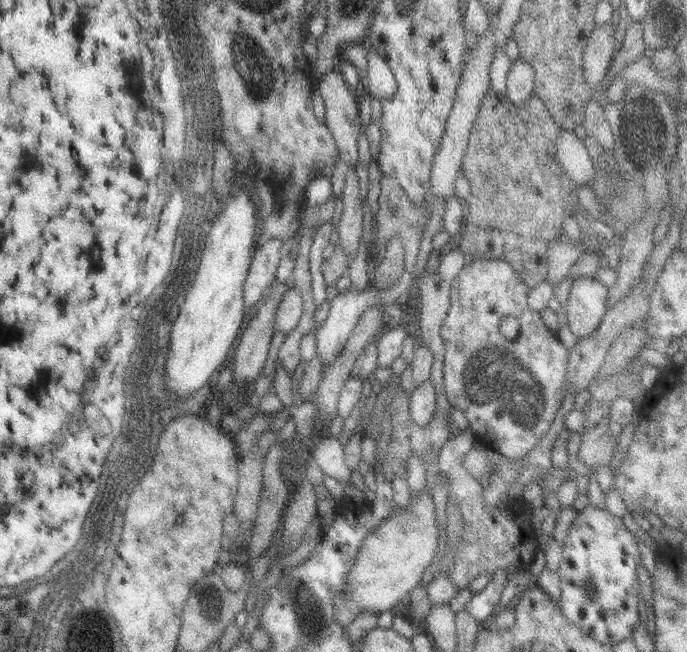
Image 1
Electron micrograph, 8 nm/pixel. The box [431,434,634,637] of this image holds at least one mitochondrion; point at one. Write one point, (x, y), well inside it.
(590, 590)

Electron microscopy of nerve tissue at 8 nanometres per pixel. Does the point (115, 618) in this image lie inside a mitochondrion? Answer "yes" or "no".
no

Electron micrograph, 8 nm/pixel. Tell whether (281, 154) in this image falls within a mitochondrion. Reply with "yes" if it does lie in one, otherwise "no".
no

